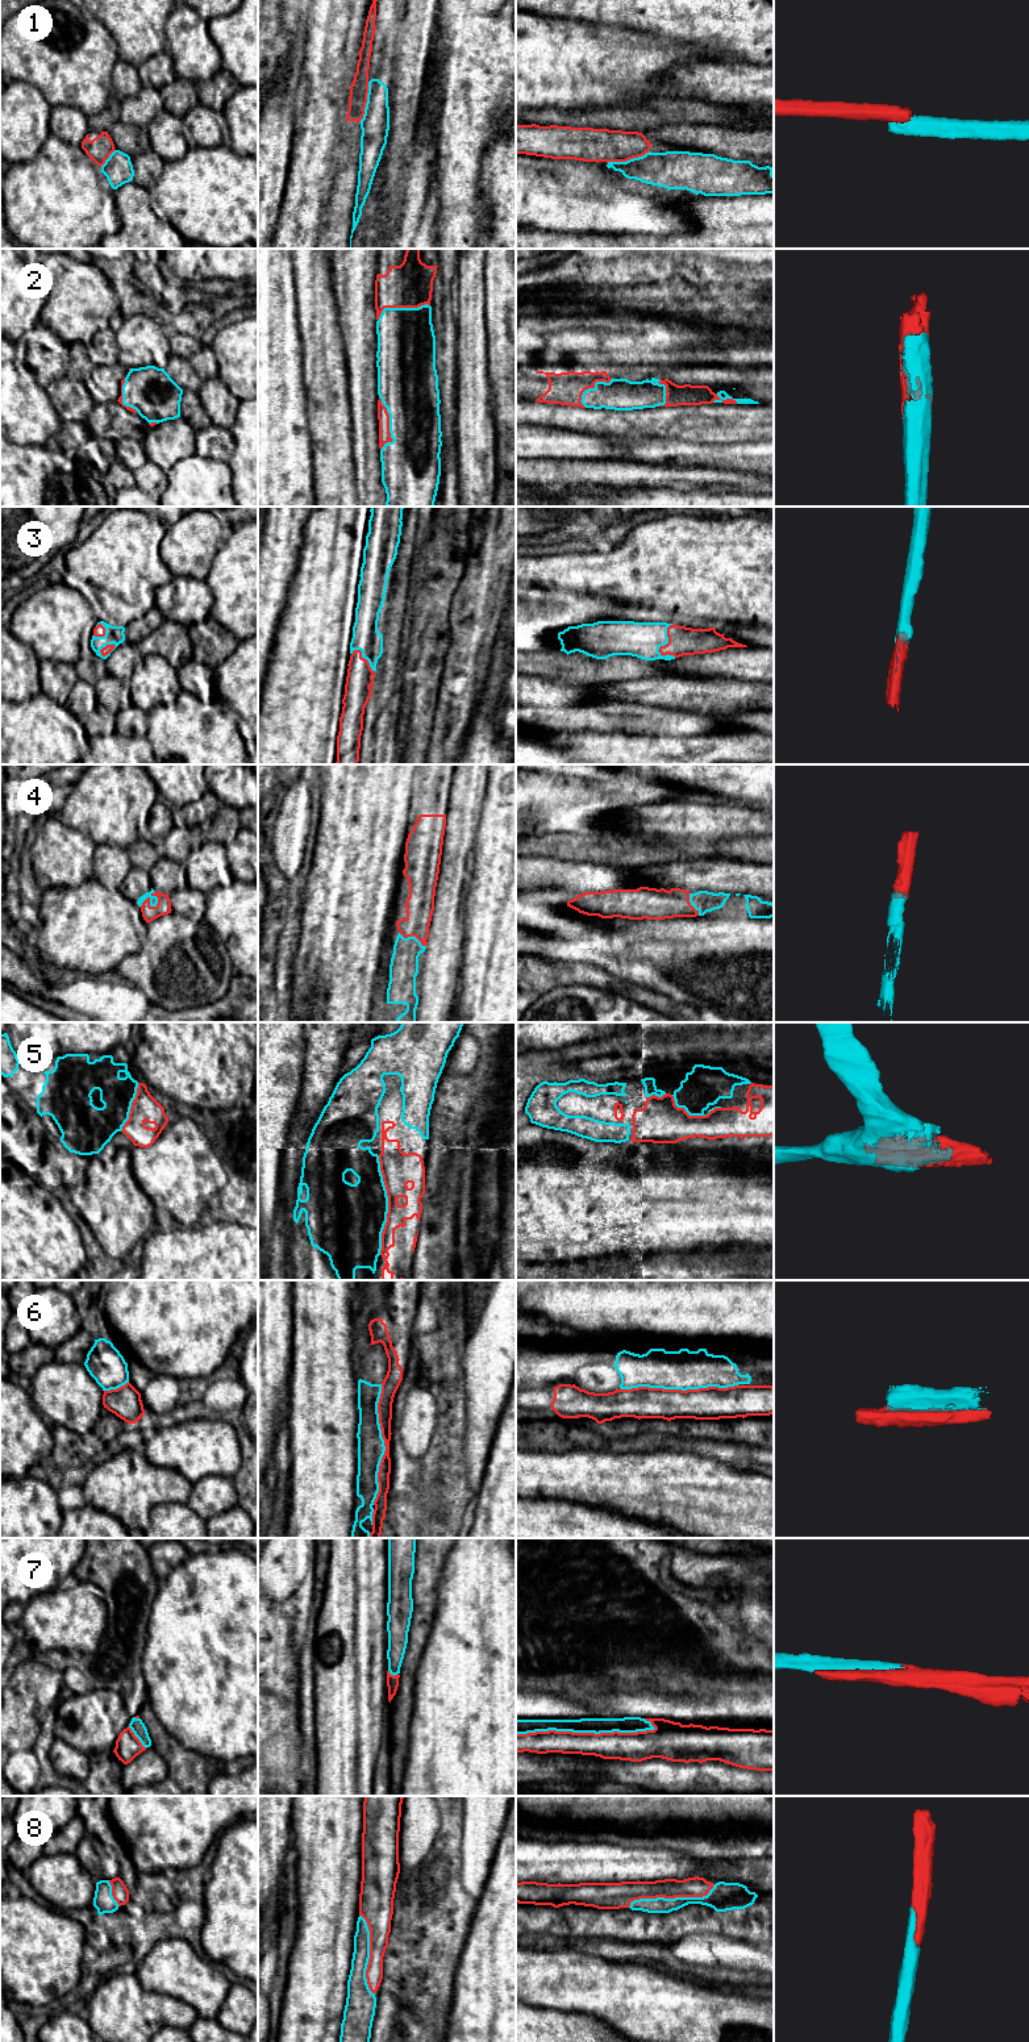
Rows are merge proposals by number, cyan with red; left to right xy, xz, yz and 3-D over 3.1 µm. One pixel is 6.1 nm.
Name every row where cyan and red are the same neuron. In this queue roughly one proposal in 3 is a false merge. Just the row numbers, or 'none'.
2, 3, 4, 5, 7, 8

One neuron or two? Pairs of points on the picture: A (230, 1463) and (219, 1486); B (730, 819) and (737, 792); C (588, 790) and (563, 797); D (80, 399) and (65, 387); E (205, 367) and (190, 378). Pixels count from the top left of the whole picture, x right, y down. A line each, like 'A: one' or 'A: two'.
A: two
B: two
C: one
D: one
E: two

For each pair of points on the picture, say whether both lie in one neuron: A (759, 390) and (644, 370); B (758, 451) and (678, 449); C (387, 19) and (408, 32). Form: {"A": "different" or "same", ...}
{"A": "same", "B": "same", "C": "different"}

